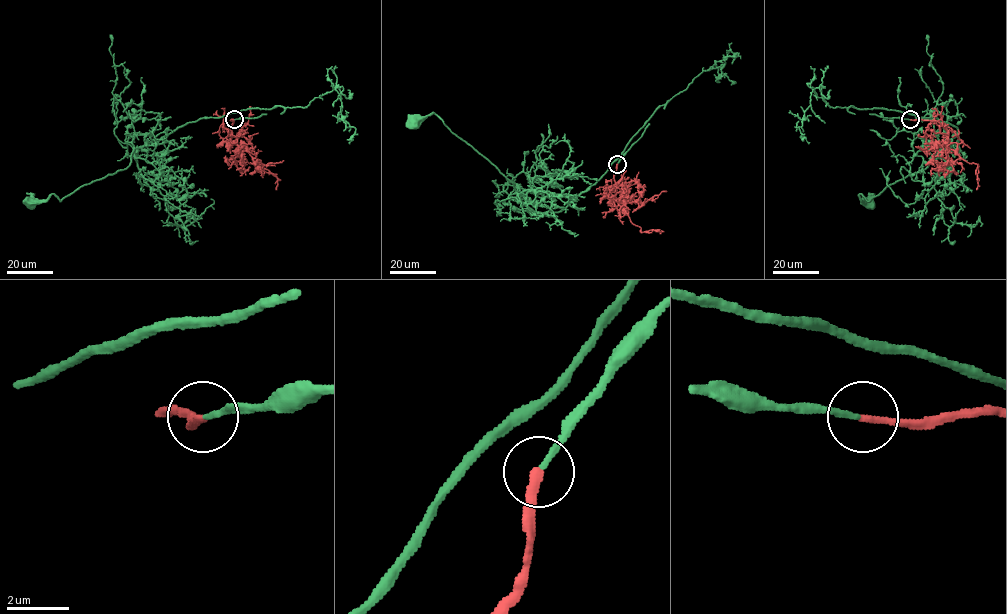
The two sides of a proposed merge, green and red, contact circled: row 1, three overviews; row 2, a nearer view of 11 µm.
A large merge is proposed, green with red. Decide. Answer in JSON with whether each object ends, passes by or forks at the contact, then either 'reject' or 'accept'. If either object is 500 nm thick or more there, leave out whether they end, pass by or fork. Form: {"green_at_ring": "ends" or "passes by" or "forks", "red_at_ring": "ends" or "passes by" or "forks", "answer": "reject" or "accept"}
{"green_at_ring": "ends", "red_at_ring": "ends", "answer": "accept"}

